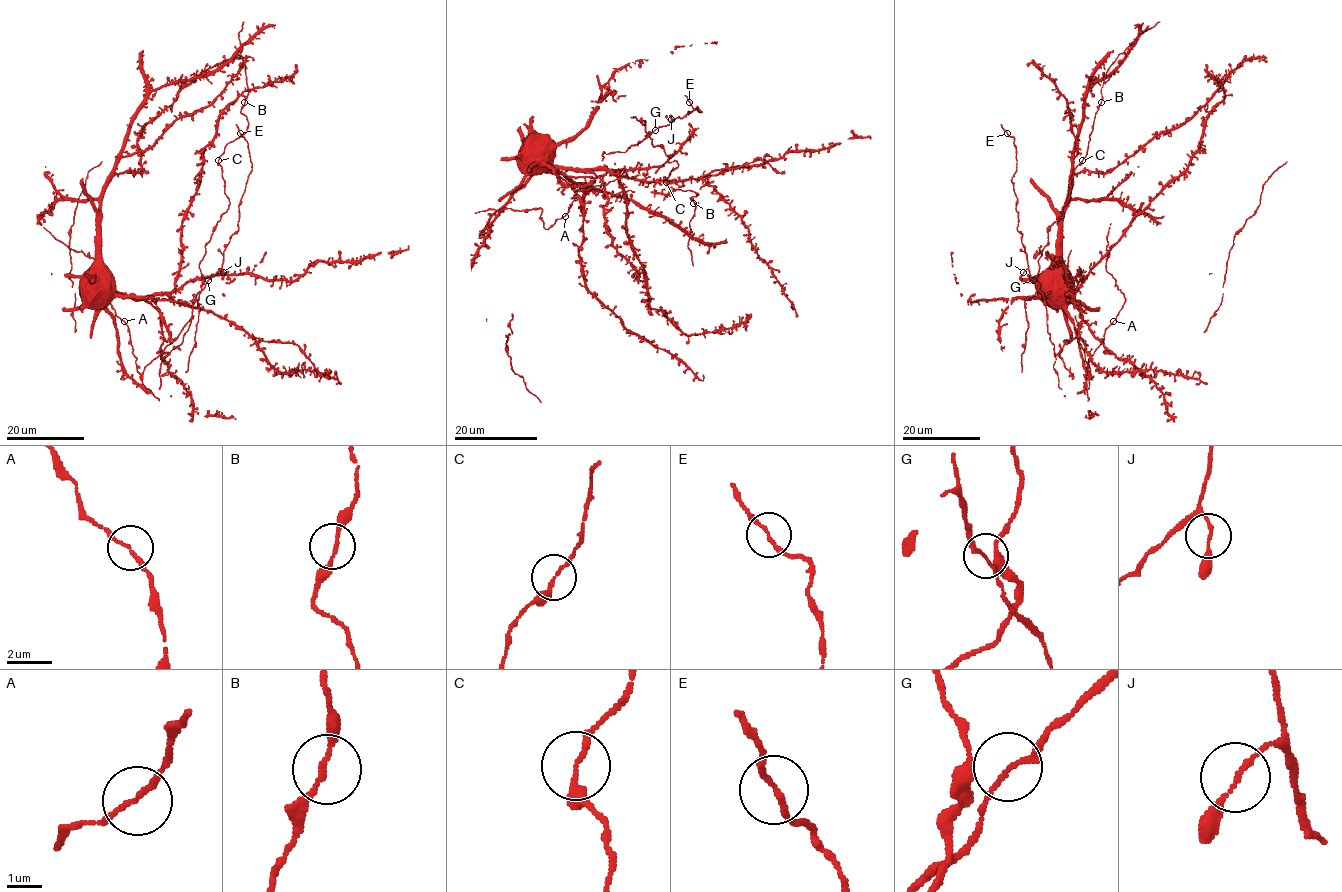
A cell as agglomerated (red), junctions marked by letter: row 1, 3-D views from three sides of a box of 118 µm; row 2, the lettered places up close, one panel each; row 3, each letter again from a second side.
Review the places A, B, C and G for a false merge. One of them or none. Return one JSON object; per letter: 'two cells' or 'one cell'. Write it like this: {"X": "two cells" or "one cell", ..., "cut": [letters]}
{"A": "one cell", "B": "one cell", "C": "one cell", "G": "one cell", "cut": []}

